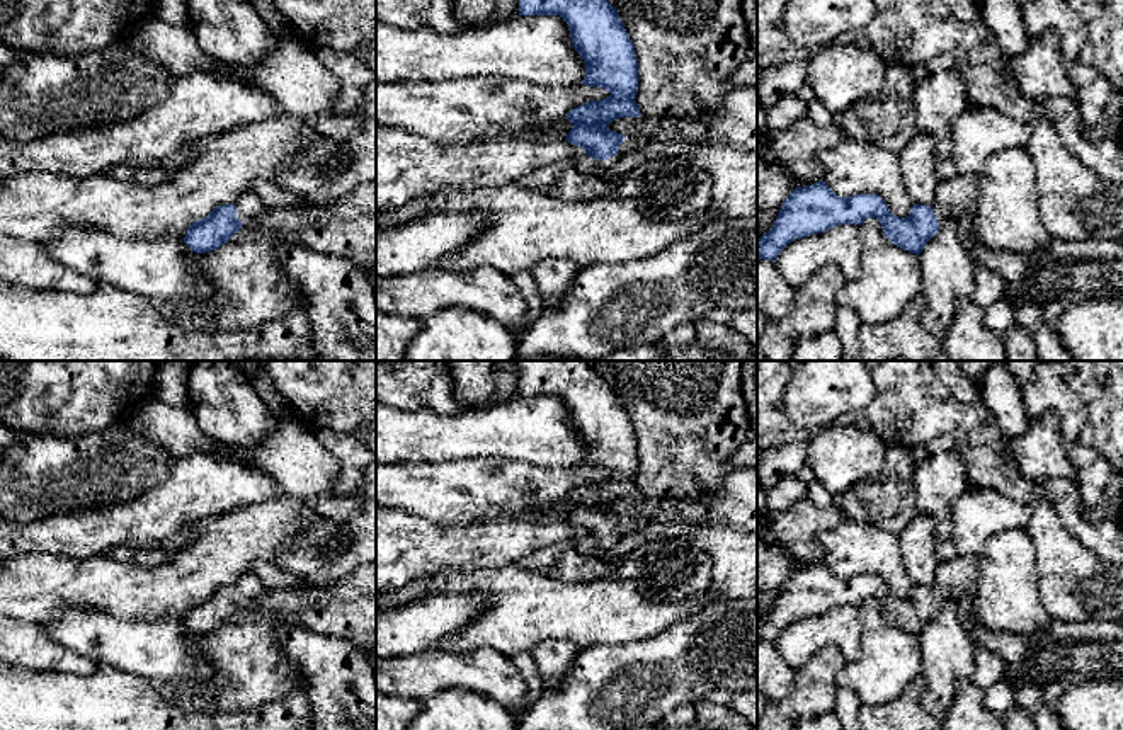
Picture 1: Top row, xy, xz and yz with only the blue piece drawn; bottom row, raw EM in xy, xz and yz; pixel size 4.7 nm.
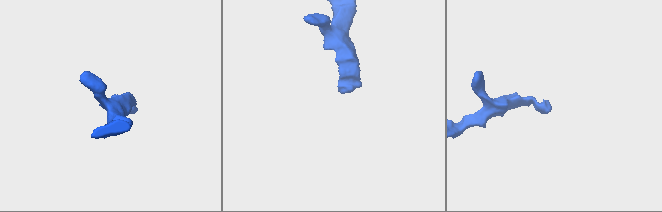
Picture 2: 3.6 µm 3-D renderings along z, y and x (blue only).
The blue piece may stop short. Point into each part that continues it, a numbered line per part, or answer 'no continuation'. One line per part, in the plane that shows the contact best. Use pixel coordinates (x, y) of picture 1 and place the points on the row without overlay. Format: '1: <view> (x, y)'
1: xz (601, 550)

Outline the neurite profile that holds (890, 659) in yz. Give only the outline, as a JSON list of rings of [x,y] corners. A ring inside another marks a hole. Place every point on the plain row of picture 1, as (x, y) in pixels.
[[[876,599],[859,607],[864,621],[861,657],[846,662],[835,682],[852,689],[863,704],[875,706],[897,699],[907,684],[922,677],[922,653],[919,638],[893,626]]]

